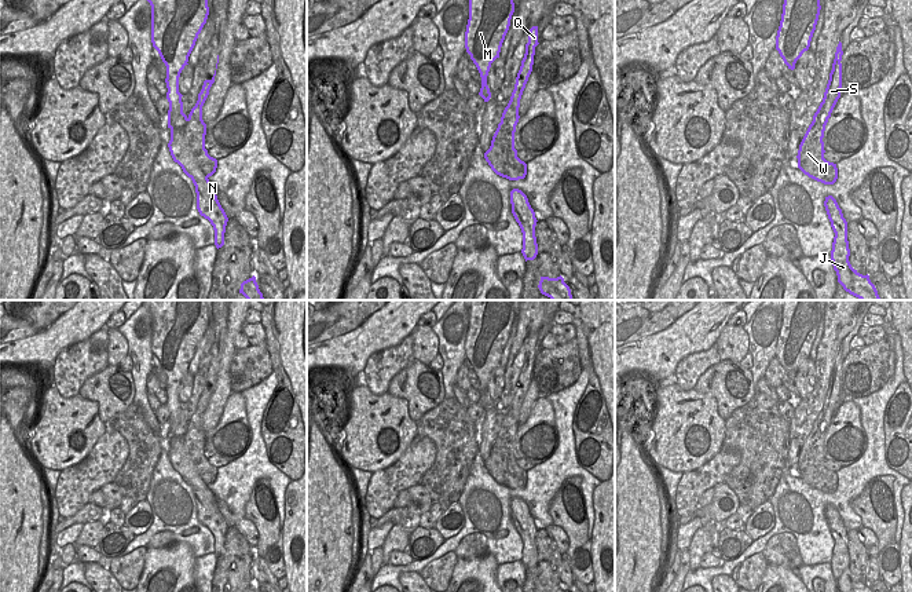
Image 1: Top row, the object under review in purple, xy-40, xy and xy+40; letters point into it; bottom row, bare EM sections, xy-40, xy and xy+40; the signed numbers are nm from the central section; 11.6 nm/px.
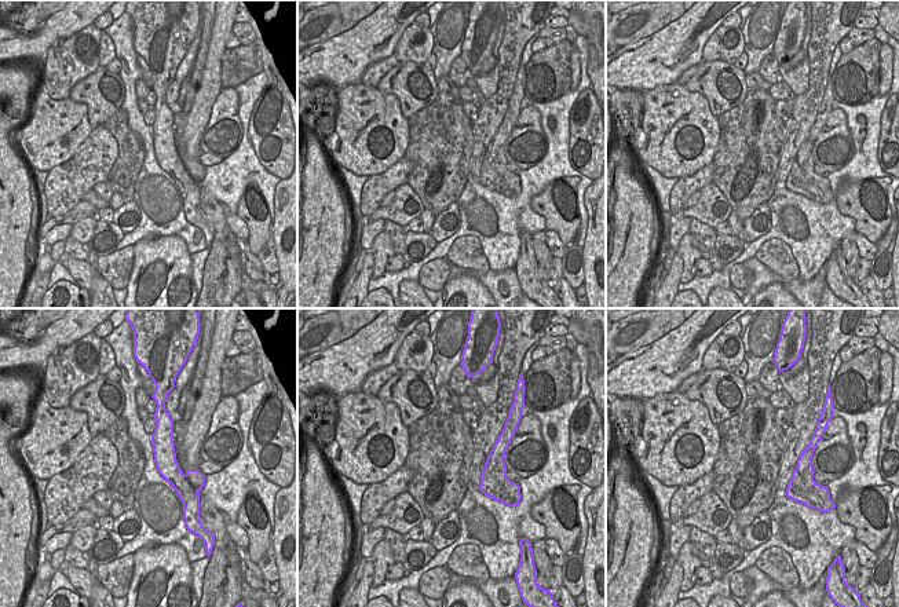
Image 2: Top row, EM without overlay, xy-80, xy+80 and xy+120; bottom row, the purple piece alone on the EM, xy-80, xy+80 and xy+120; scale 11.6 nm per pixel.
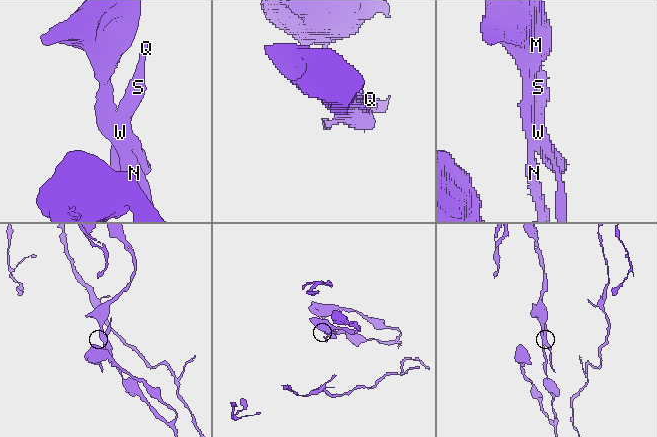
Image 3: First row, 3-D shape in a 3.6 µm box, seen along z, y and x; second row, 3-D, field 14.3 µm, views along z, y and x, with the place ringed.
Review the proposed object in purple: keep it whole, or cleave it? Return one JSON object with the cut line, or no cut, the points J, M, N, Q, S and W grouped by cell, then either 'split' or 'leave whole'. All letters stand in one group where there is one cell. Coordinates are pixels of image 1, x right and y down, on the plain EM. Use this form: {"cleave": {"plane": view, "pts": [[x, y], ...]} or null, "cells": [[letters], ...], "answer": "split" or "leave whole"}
{"cleave": {"plane": "xy-40", "pts": [[187, 427], [185, 435], [186, 453], [198, 475], [208, 485]]}, "cells": [["J", "M", "N", "Q"], ["S", "W"]], "answer": "split"}

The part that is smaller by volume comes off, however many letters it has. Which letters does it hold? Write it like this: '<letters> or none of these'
S, W

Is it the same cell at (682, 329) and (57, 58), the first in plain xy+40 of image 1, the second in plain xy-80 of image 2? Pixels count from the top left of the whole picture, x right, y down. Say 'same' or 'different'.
different

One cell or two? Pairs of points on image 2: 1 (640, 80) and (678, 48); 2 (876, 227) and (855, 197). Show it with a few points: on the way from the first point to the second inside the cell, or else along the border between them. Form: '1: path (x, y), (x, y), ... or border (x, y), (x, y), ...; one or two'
1: path (650, 70), (668, 54); one
2: path (873, 220), (859, 204); one

